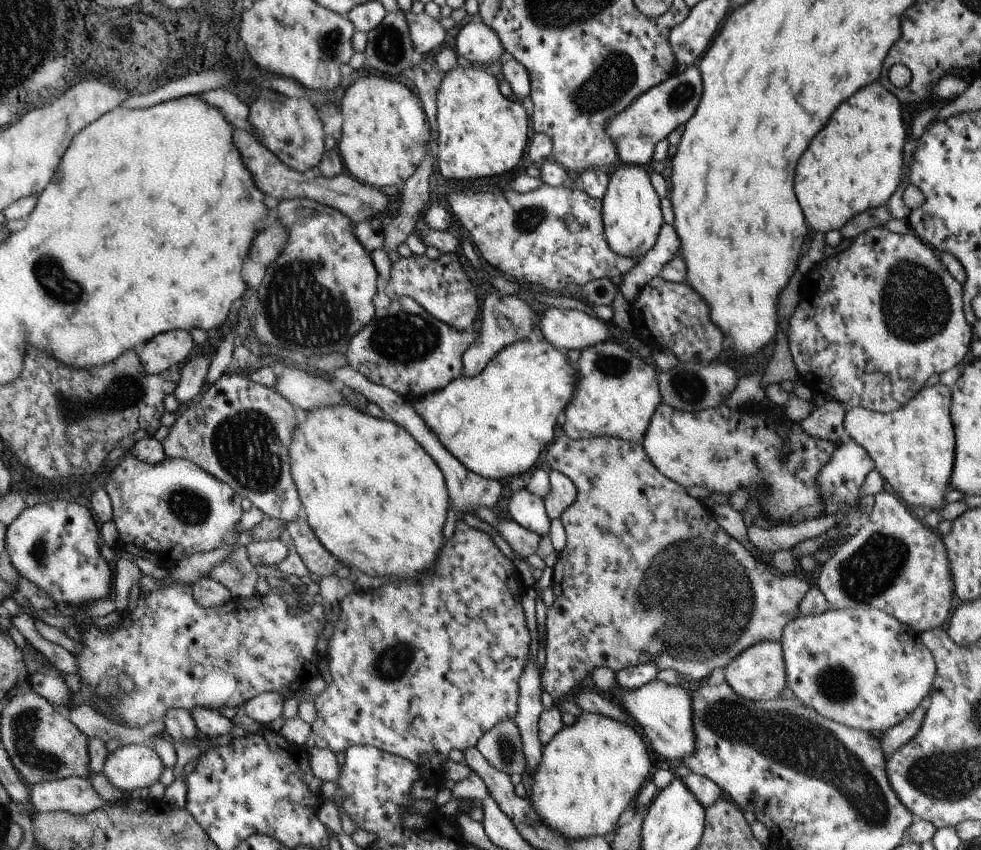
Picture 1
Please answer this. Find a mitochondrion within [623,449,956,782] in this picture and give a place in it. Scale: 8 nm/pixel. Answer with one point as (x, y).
(866, 575)

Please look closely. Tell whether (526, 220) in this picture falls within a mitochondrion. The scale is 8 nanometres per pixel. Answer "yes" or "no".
yes

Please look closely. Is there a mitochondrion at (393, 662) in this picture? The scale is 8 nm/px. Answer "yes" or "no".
yes

